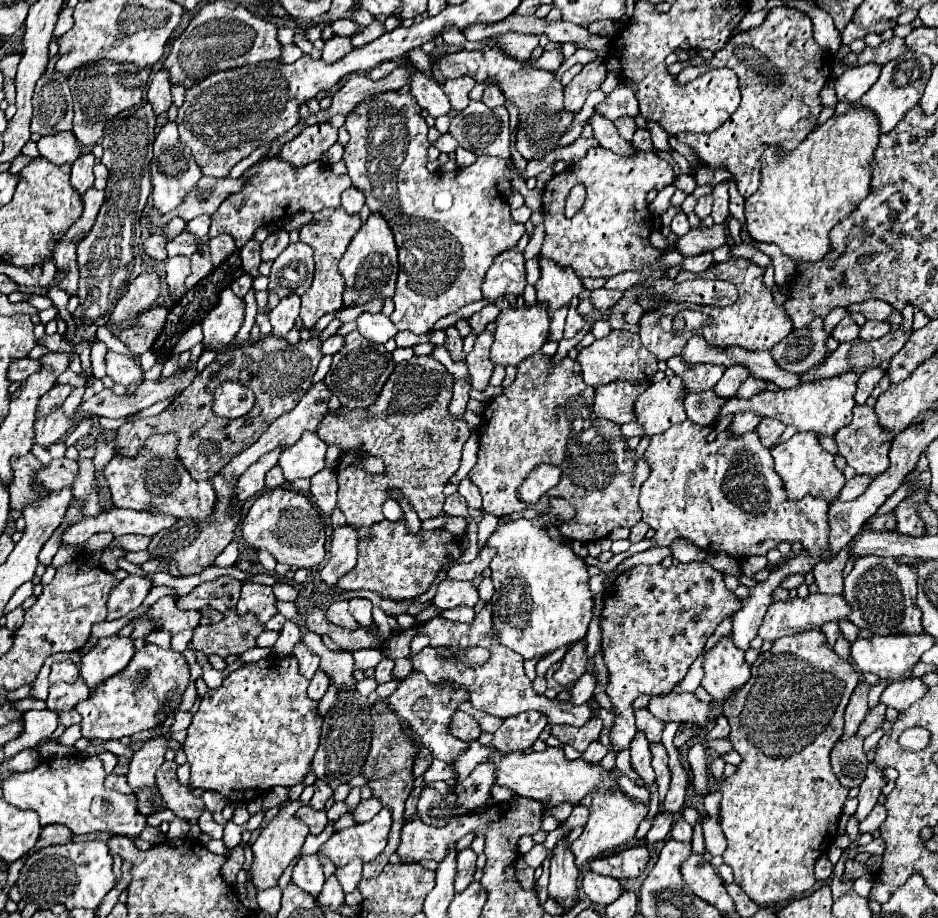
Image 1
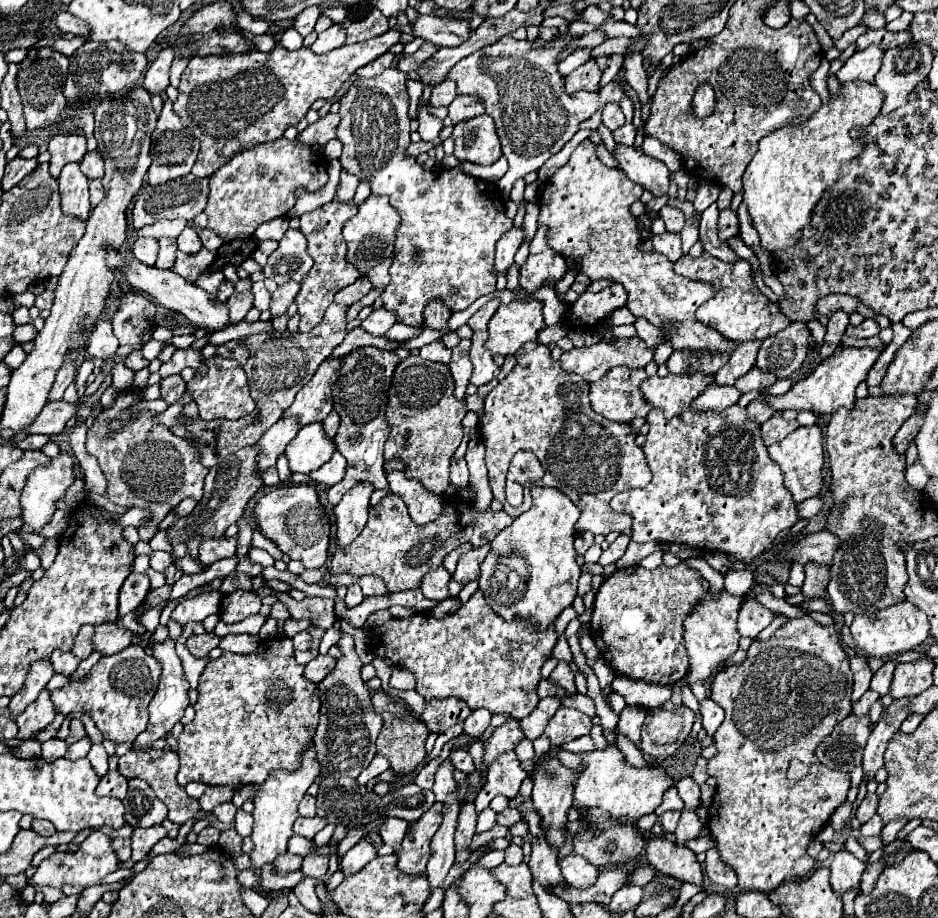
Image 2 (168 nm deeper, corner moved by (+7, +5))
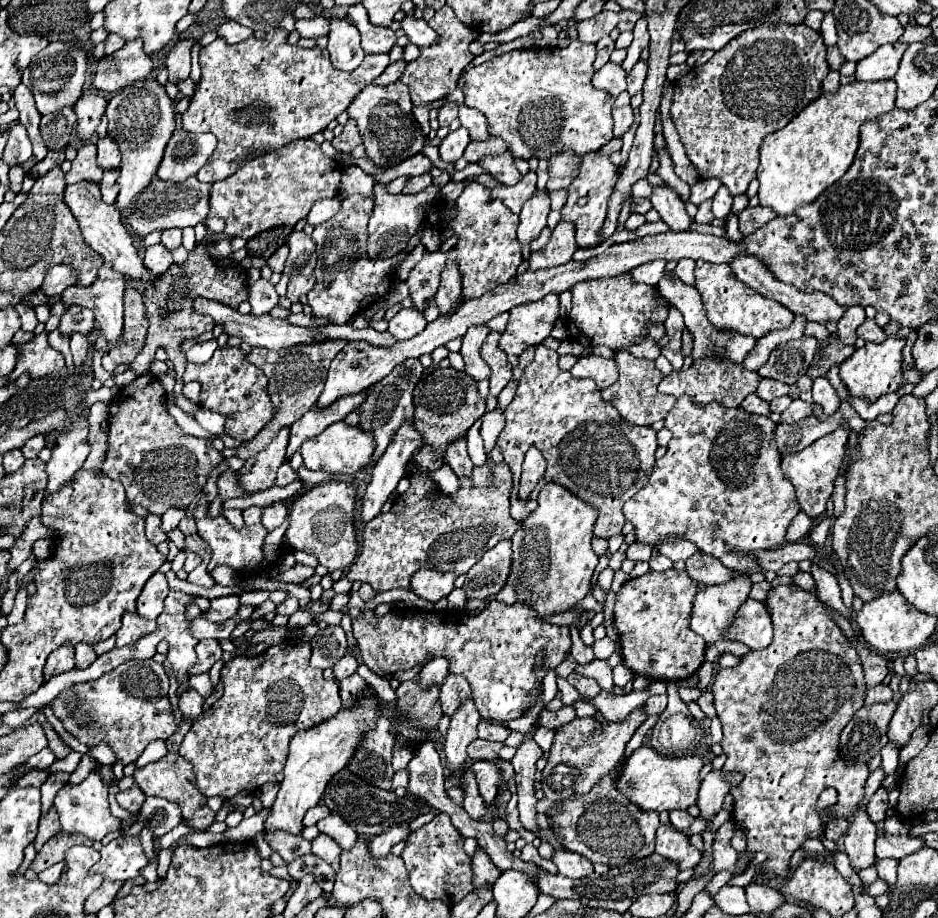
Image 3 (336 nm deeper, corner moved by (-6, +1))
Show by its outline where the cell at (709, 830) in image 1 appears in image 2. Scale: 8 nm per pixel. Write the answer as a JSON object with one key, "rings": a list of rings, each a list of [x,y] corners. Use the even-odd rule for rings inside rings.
{"rings":[[[716,847],[706,851],[706,861],[704,861],[704,871],[708,875],[710,881],[726,887],[726,889],[734,889],[736,887],[736,873],[724,865],[724,861],[720,859]]]}

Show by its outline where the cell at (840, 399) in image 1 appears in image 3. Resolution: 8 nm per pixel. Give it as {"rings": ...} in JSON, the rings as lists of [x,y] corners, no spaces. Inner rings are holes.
{"rings":[[[891,335],[883,343],[865,343],[865,347],[855,349],[855,353],[839,365],[839,375],[841,375],[849,395],[861,397],[861,399],[873,403],[883,393],[897,391],[905,383],[903,373],[901,373],[901,349],[903,349],[903,345],[905,345],[905,339]]]}

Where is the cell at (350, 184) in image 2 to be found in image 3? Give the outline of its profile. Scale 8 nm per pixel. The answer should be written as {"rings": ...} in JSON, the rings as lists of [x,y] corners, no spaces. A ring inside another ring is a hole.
{"rings":[[[351,165],[345,169],[343,177],[341,177],[341,195],[349,197],[349,195],[365,195],[371,197],[373,195],[373,187],[375,187],[375,179],[373,175],[367,175],[361,167]]]}

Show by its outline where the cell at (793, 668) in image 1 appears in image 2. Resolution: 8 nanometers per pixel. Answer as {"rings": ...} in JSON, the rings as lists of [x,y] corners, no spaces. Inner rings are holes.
{"rings":[[[804,615],[800,619],[788,619],[770,639],[766,641],[760,641],[760,639],[754,639],[750,649],[748,649],[748,655],[746,659],[740,663],[740,665],[730,665],[730,667],[724,667],[722,671],[718,671],[712,679],[712,691],[710,691],[710,699],[716,701],[724,711],[726,711],[726,719],[722,721],[722,725],[716,729],[714,733],[714,747],[718,749],[718,755],[714,755],[712,759],[708,759],[708,765],[706,765],[706,771],[710,777],[714,777],[718,781],[716,785],[716,793],[714,793],[714,801],[708,809],[708,829],[710,829],[710,835],[714,837],[716,845],[718,845],[718,851],[720,851],[720,857],[724,859],[726,865],[730,865],[736,875],[738,875],[738,887],[744,889],[744,891],[750,891],[750,889],[756,889],[756,891],[764,891],[764,893],[770,893],[772,889],[776,889],[778,885],[782,885],[784,881],[790,881],[790,879],[796,879],[796,877],[804,877],[812,871],[812,865],[816,863],[812,857],[806,855],[806,849],[808,849],[808,843],[816,837],[816,833],[828,823],[828,819],[832,817],[832,813],[846,801],[846,793],[850,789],[850,775],[848,773],[840,773],[840,771],[832,771],[828,767],[824,767],[816,755],[814,755],[814,749],[818,747],[818,743],[830,735],[832,727],[836,723],[840,723],[844,717],[848,717],[852,713],[852,701],[850,701],[850,695],[852,695],[852,671],[850,671],[850,661],[840,645],[840,639],[838,639],[838,631],[834,625],[820,625],[818,621],[814,621],[812,617]]]}

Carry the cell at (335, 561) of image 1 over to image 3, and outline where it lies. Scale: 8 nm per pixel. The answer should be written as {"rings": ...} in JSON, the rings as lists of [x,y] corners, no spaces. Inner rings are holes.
{"rings":[[[405,423],[399,427],[393,443],[387,447],[385,455],[373,467],[371,483],[365,489],[361,499],[361,521],[369,523],[377,517],[389,499],[391,491],[395,491],[399,479],[405,475],[405,465],[413,457],[413,453],[421,447],[421,435],[413,429],[413,423]]]}

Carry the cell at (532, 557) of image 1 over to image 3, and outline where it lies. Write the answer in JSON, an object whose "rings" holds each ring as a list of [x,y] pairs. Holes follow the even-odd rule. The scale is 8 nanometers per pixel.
{"rings":[[[557,483],[545,485],[537,497],[537,503],[539,503],[537,511],[533,511],[533,515],[521,523],[519,531],[511,539],[513,541],[511,575],[507,577],[503,589],[497,593],[497,601],[505,605],[523,603],[535,609],[539,617],[551,617],[575,607],[591,591],[591,575],[597,565],[597,555],[591,549],[591,537],[597,511],[587,503],[583,503],[581,499],[577,499],[573,493],[565,491],[563,487],[557,487]]]}

